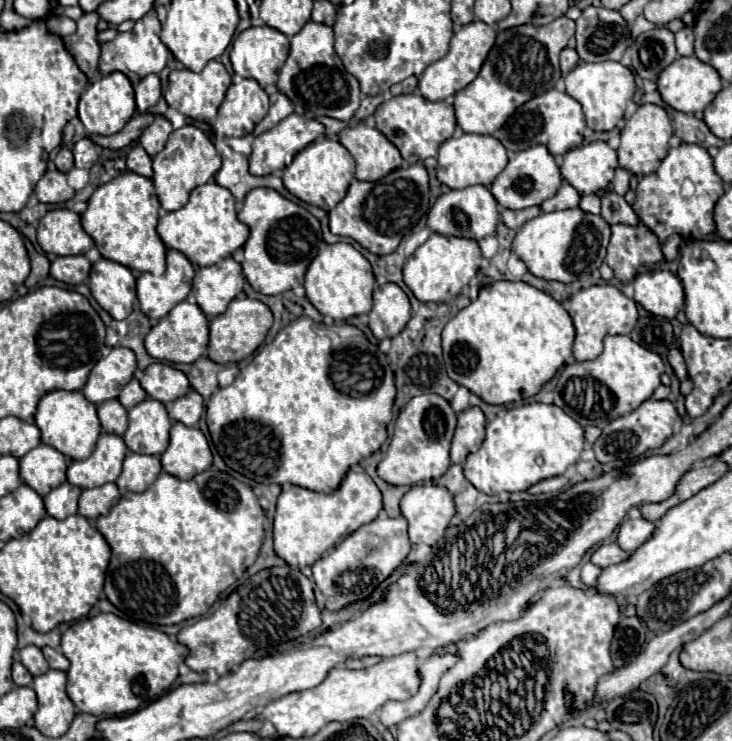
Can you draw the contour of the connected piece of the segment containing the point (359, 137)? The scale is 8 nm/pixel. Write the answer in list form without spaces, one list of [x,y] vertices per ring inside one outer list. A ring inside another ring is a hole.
[[[364,123],[346,127],[340,131],[338,141],[354,157],[360,181],[380,181],[402,167],[400,151],[374,127],[366,127]]]

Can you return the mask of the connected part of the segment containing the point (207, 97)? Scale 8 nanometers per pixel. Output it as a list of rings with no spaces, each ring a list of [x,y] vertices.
[[[210,61],[200,73],[188,71],[188,69],[180,69],[180,71],[172,71],[170,73],[170,85],[166,91],[166,101],[172,109],[180,111],[182,115],[196,119],[196,121],[212,121],[216,117],[216,111],[226,95],[228,85],[232,83],[228,71],[224,69],[224,65],[220,61]]]

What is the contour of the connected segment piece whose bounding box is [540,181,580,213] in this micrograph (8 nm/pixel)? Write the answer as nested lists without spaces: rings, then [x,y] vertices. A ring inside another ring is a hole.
[[[562,181],[562,187],[558,189],[558,193],[556,193],[552,199],[544,201],[544,203],[540,205],[540,209],[542,209],[542,213],[550,213],[550,211],[560,211],[560,209],[578,207],[578,203],[580,203],[580,195],[576,193],[576,189],[570,187],[566,181]]]

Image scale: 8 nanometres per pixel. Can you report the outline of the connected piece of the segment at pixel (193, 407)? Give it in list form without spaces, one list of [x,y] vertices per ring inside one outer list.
[[[192,389],[188,395],[184,395],[178,401],[172,401],[170,405],[166,405],[166,409],[168,409],[168,415],[170,415],[172,421],[180,421],[184,425],[196,427],[200,415],[202,415],[202,405],[204,405],[202,395]]]

